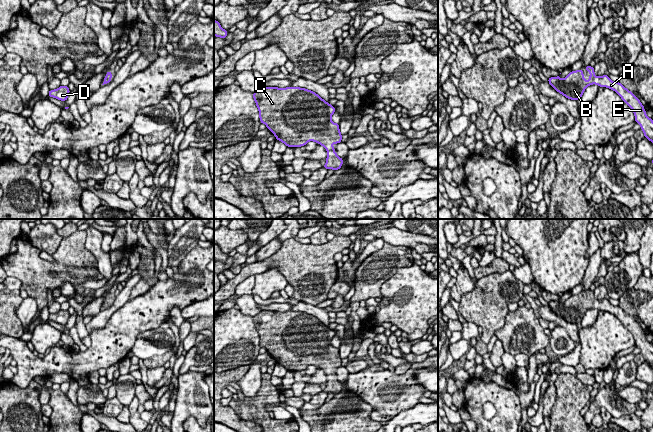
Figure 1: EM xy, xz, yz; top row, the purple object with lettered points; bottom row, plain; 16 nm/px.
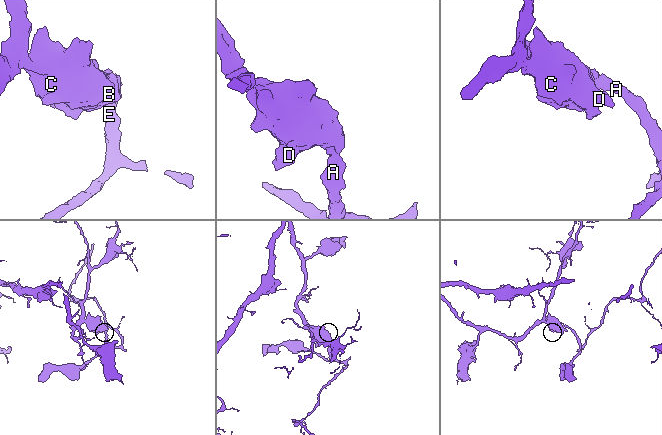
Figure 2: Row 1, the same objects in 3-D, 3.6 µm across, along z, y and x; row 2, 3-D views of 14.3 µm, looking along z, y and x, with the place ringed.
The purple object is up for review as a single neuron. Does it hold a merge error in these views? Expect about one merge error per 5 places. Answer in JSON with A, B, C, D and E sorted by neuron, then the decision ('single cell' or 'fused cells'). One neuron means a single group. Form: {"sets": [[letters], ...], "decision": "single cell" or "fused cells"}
{"sets": [["A", "B", "C", "D", "E"]], "decision": "single cell"}

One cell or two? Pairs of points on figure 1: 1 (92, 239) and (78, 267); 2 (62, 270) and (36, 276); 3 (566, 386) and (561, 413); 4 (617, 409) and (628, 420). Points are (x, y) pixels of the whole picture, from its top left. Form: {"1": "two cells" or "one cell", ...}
{"1": "two cells", "2": "one cell", "3": "one cell", "4": "two cells"}

